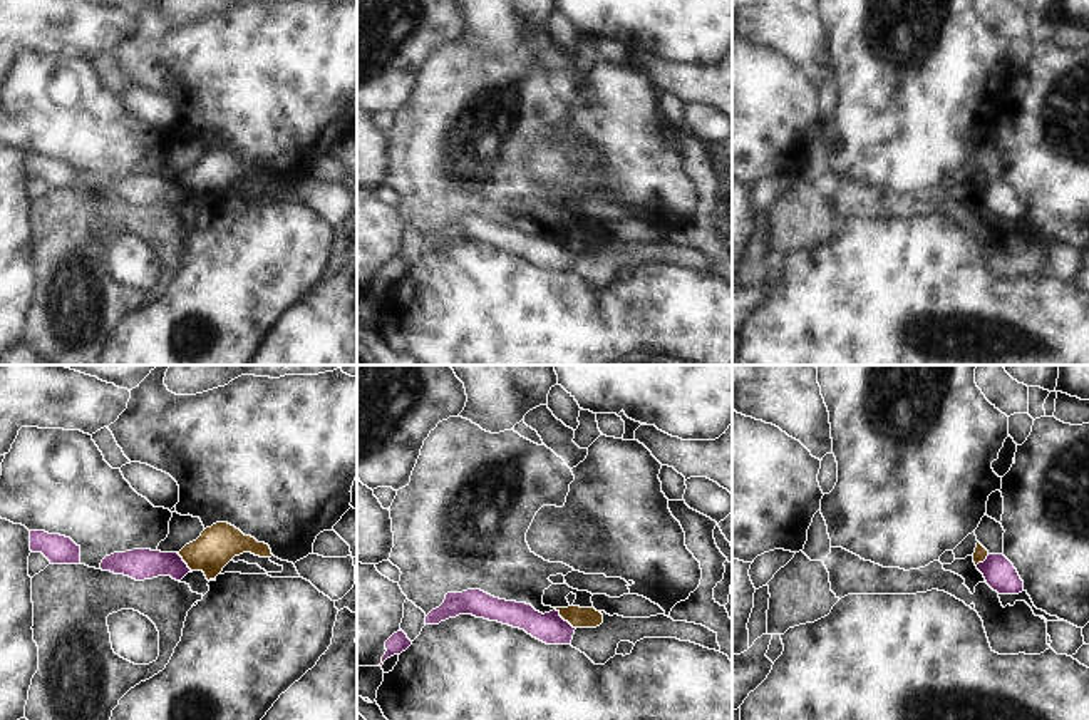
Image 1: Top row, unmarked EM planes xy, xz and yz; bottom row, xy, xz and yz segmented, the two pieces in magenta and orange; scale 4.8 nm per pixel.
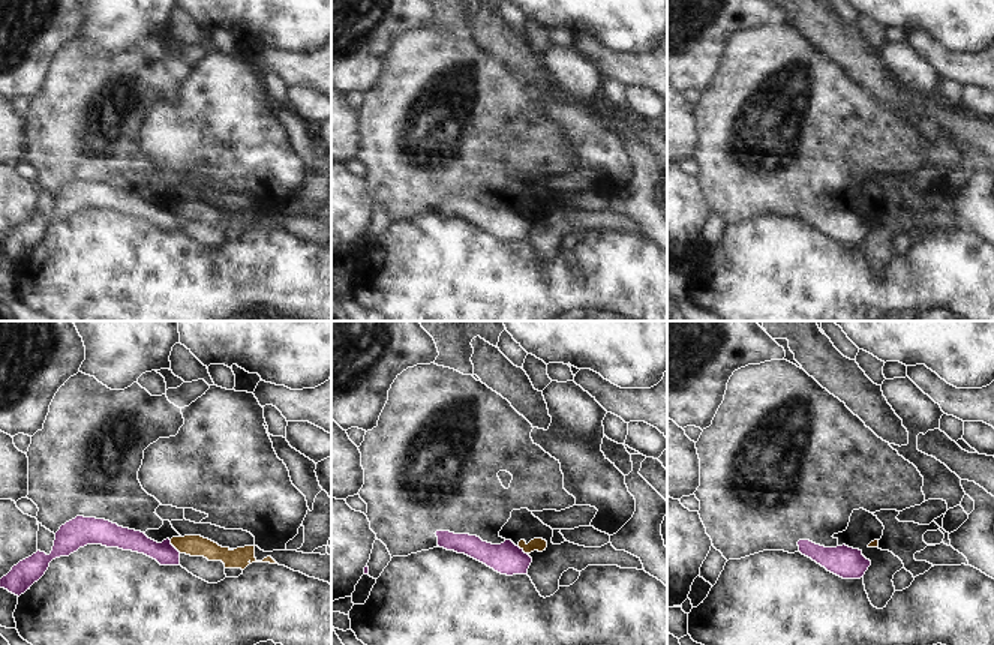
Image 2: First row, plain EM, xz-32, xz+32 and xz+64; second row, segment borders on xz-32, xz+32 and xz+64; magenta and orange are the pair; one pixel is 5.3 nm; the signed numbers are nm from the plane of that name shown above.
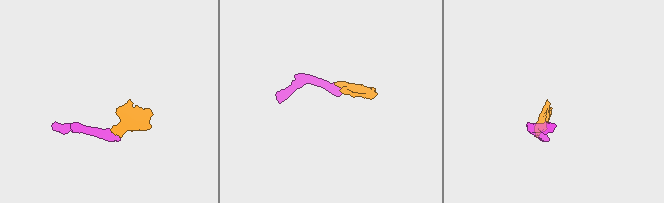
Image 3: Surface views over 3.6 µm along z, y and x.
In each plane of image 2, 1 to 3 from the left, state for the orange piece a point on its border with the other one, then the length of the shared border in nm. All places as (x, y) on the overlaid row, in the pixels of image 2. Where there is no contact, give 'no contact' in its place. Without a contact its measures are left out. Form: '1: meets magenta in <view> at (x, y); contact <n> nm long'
1: meets magenta in xz-32 at (173, 546); contact 90 nm long
2: meets magenta in xz+32 at (522, 549); contact 80 nm long
3: no contact

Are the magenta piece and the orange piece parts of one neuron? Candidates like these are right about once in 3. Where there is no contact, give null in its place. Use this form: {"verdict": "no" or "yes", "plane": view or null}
{"verdict": "no", "plane": "xz"}

